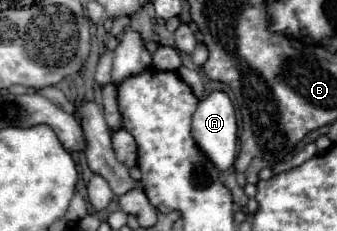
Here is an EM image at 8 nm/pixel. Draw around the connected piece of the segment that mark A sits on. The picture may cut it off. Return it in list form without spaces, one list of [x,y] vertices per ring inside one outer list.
[[[211,91],[199,101],[197,111],[193,113],[193,137],[221,173],[227,171],[235,163],[237,117],[235,117],[235,107],[225,91]]]

